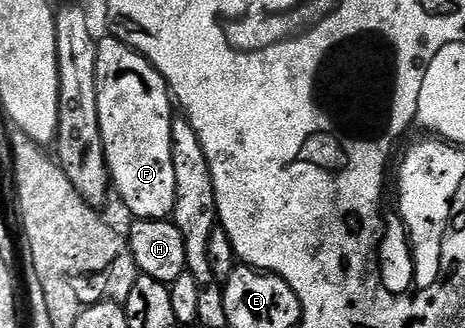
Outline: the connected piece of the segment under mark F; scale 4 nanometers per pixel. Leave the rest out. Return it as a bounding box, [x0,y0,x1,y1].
[96,37,176,221]

